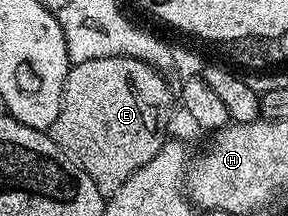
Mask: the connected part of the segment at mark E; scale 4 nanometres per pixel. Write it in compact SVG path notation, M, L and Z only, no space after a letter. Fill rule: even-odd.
M120 54L95 60L74 62L69 67L69 75L63 88L63 100L55 124L47 131L57 147L69 155L77 165L95 180L95 188L103 195L115 193L130 176L139 172L155 152L167 140L169 113L175 110L175 94L165 83L166 75L148 66L143 60L135 60Z

